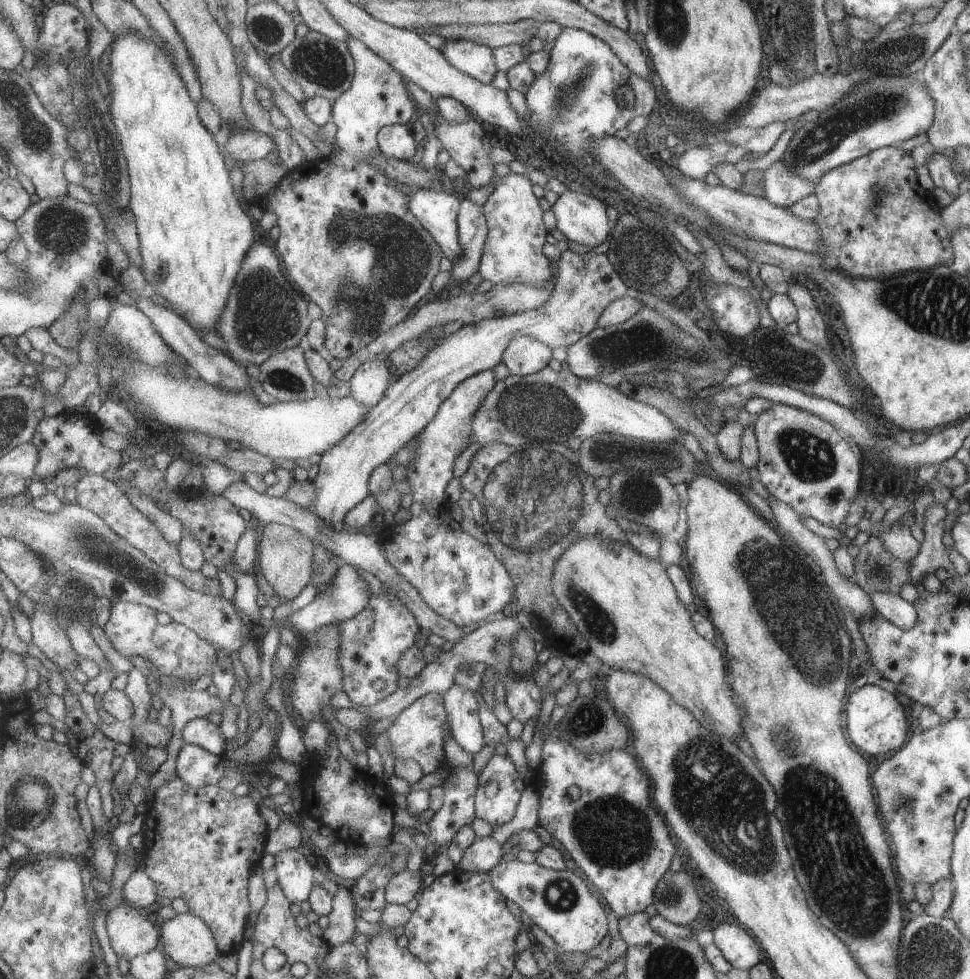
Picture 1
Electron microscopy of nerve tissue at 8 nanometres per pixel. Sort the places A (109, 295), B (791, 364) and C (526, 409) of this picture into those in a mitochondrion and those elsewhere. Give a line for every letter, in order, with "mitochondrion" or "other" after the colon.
A: other
B: mitochondrion
C: mitochondrion

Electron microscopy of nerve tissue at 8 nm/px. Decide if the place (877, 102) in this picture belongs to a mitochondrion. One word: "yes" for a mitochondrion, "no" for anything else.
yes

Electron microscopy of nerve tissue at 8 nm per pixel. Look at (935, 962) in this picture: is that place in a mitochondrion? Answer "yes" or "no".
yes

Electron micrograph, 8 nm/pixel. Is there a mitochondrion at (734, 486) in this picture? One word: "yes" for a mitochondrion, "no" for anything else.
no

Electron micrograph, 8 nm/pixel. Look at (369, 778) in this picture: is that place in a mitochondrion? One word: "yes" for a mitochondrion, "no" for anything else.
no

